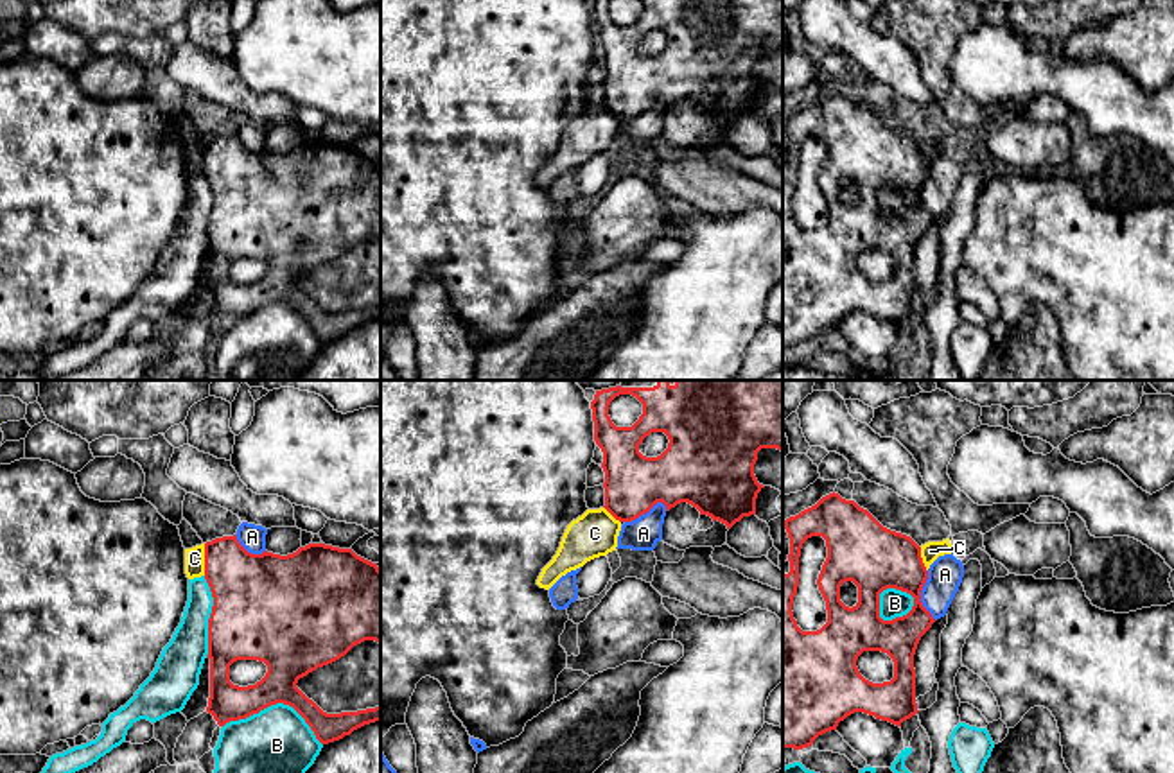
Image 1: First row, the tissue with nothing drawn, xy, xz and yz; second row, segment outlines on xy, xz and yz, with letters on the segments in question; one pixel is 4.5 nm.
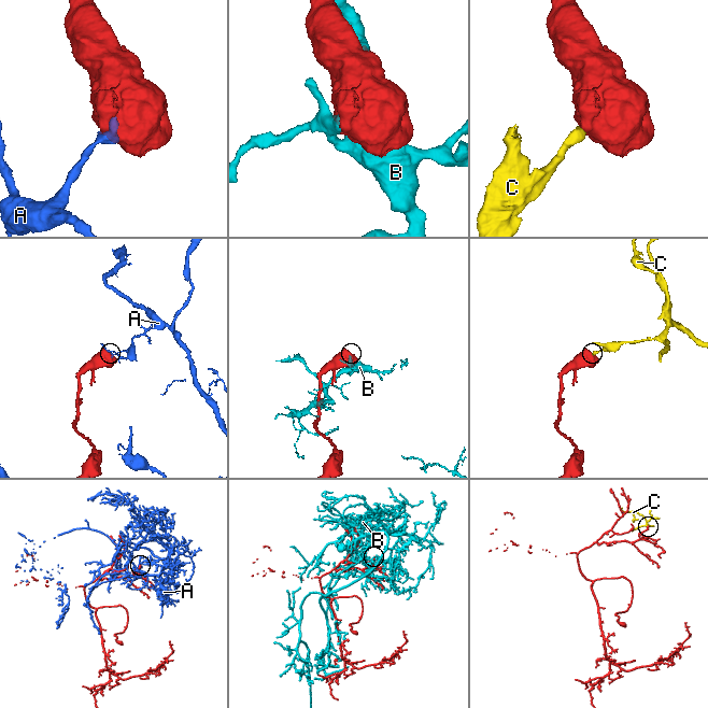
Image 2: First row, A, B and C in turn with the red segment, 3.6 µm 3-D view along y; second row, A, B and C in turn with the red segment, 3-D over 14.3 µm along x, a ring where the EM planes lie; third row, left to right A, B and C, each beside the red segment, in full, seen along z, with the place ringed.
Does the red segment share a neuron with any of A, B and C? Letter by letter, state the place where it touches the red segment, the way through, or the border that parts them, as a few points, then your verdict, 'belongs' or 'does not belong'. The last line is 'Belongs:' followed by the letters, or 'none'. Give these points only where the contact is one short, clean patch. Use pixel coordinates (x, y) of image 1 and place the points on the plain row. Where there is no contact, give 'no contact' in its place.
A: contact yz (919, 194); does not belong
B: contact xy (277, 300); does not belong
C: contact xy (205, 158); border xy (203, 142), (205, 173); does not belong
Belongs: none

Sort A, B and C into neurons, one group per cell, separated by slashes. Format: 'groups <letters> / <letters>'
groups A / B / C

